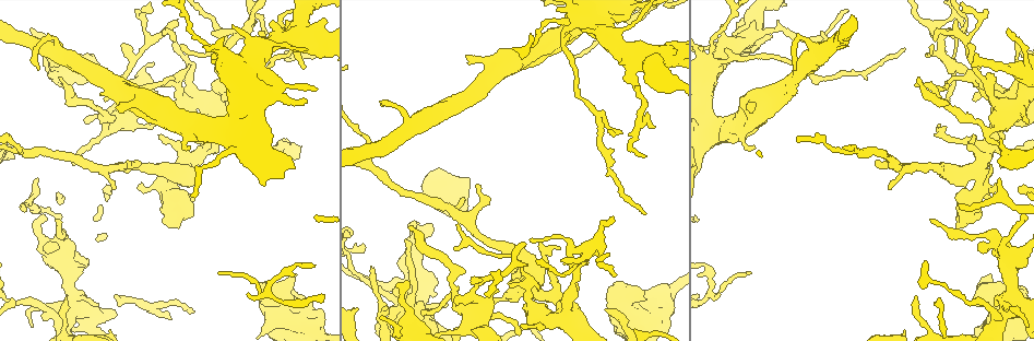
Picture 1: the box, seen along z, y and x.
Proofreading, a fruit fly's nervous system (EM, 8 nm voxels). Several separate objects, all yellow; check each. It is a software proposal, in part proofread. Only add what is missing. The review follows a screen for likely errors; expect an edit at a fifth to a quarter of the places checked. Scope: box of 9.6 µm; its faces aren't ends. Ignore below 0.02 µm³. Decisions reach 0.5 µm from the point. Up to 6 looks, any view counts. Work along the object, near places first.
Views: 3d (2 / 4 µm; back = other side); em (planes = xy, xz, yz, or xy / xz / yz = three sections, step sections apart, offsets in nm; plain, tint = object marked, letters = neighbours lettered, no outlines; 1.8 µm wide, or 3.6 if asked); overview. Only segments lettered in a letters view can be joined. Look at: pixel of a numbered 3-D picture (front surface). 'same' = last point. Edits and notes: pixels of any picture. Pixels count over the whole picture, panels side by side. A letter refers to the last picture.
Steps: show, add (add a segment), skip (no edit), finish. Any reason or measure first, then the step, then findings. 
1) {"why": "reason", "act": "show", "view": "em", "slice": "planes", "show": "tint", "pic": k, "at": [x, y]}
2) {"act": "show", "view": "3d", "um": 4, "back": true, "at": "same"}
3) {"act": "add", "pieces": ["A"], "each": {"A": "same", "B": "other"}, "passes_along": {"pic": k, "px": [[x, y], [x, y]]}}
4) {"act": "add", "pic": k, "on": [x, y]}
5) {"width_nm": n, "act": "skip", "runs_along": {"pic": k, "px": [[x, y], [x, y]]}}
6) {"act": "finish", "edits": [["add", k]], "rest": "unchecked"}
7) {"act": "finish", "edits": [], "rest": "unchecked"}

{"why": "tapers out", "act": "show", "view": "em", "slice": "planes", "show": "letters", "pic": 1, "at": [644, 213]}

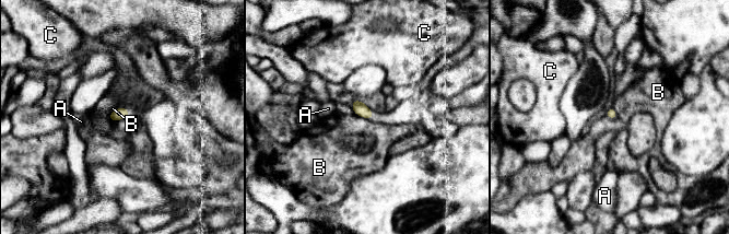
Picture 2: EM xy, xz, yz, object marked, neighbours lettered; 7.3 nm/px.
{"act": "skip", "each": {"A": "other", "B": "other", "C": "other"}, "border": {"pic": 2, "px": [[354, 113], [372, 118]]}, "found": "no lettered segment goes on from it"}

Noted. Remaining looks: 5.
{"why": "free end", "act": "show", "view": "em", "slice": "planes", "show": "plain", "pic": 1, "at": [607, 308]}

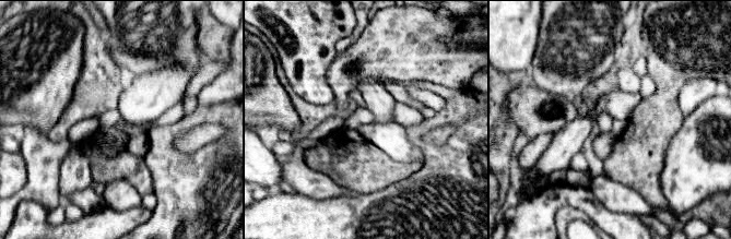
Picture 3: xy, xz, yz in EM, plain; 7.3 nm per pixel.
{"why": "see the neighbours", "act": "show", "view": "em", "slice": "planes", "show": "letters", "at": "same"}

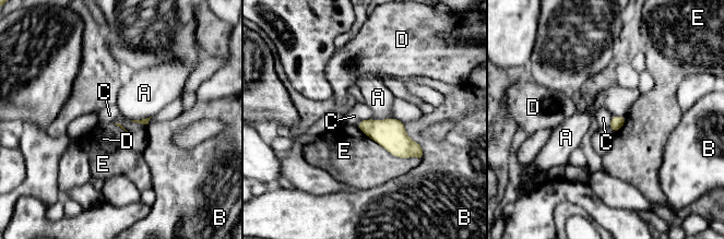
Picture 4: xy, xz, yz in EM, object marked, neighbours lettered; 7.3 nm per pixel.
{"act": "skip", "each": {"A": "other", "B": "other", "C": "other", "D": "other", "E": "other"}, "border": {"pic": 4, "px": [[370, 118], [363, 119], [356, 124]]}, "found": "none of them fits"}

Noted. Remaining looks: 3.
{"why": "stops while still wide", "act": "show", "view": "em", "slice": "xy", "step": 8, "show": "letters", "pic": 1, "at": [645, 300]}

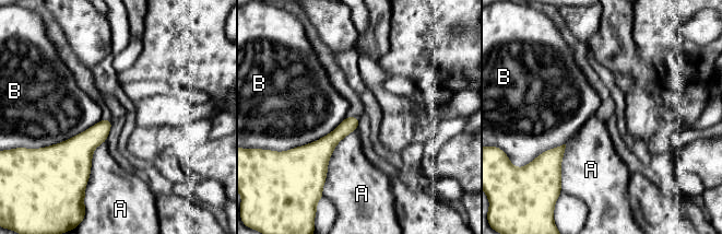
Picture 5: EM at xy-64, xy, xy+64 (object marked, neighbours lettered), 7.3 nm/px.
{"act": "skip", "each": {"A": "other", "B": "other"}, "border": {"pic": 5, "px": [[356, 129], [333, 150], [324, 183]]}, "found": "none of them fits"}

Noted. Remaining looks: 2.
{"act": "finish", "edits": [], "rest": "unchecked"}

